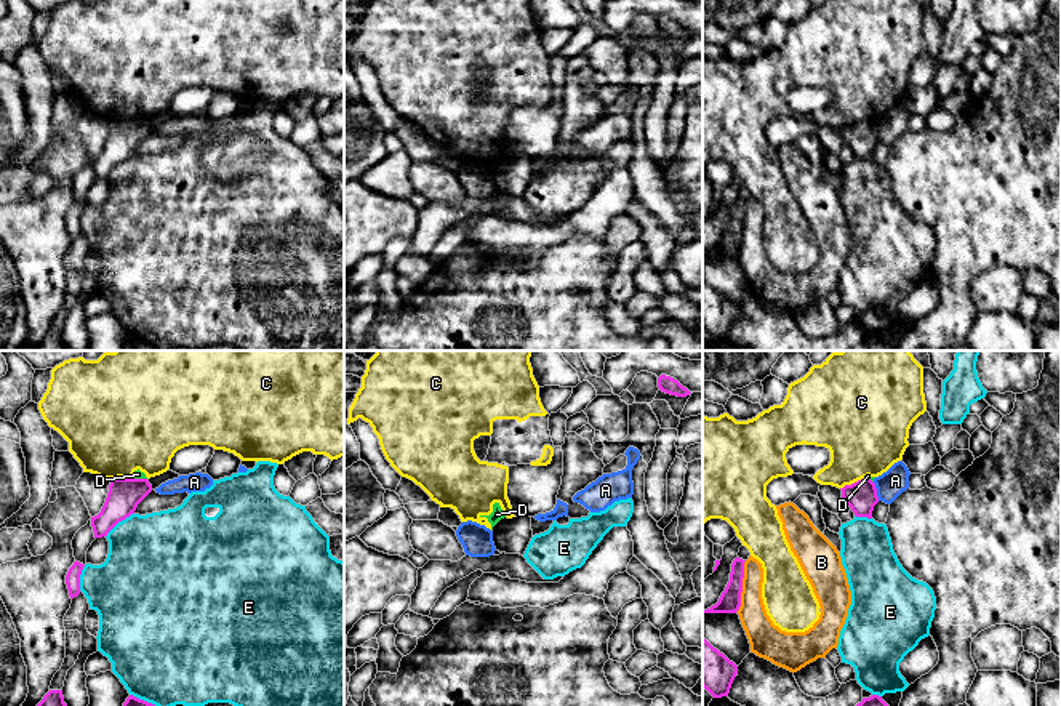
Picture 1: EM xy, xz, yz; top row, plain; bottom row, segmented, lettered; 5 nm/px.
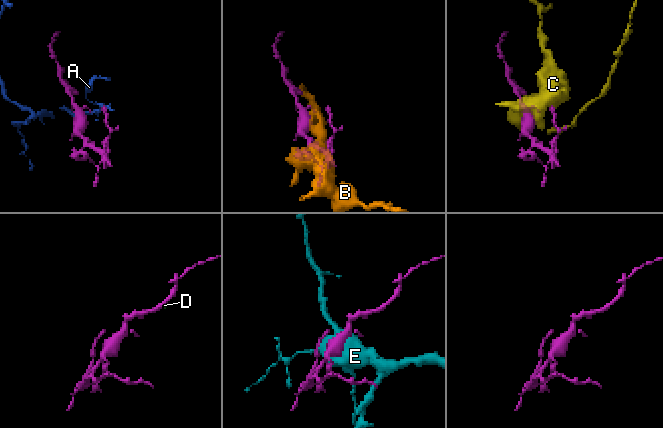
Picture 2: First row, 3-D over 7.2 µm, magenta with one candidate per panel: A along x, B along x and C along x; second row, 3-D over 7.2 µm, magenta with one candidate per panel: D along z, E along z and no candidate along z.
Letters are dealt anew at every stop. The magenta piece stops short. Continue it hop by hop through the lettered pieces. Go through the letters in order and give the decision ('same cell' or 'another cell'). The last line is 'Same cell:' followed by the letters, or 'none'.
A: another cell
B: another cell
C: another cell
D: another cell
E: another cell
Same cell: none

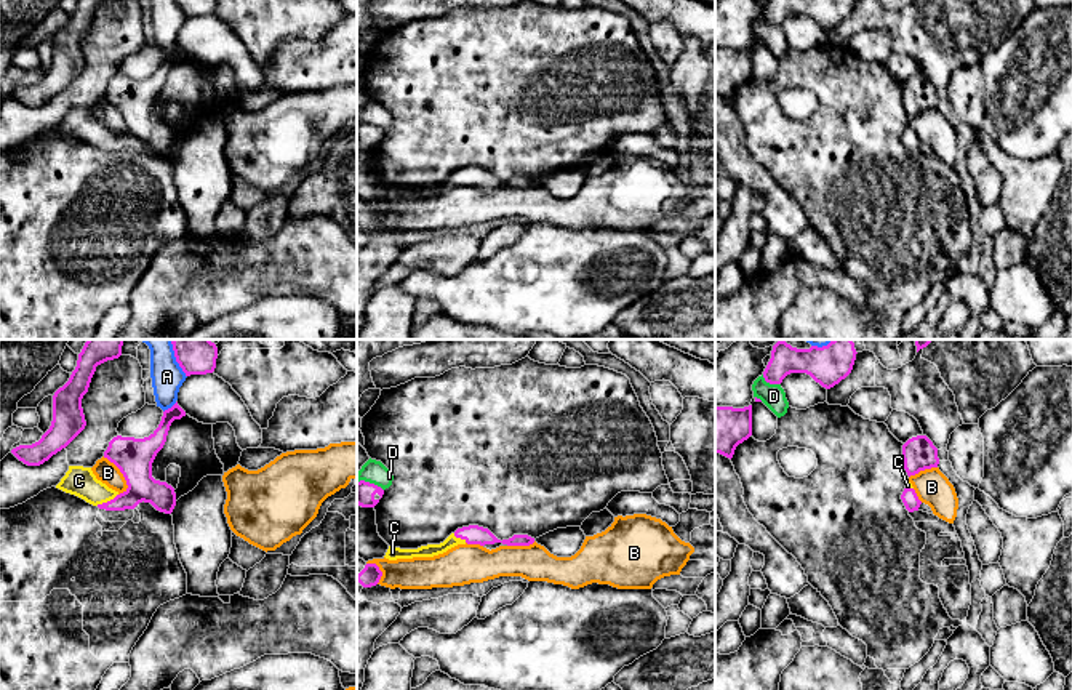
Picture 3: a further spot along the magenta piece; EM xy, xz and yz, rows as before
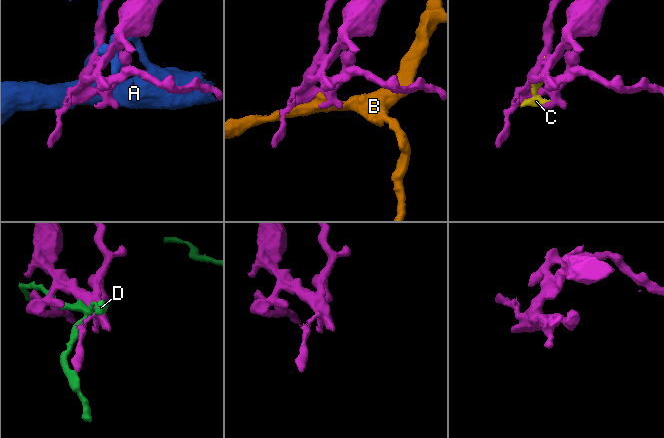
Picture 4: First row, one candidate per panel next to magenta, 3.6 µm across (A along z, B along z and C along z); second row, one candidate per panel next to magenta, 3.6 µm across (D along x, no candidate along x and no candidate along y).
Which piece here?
A: another cell
B: another cell
C: same cell
D: another cell
Same cell: C

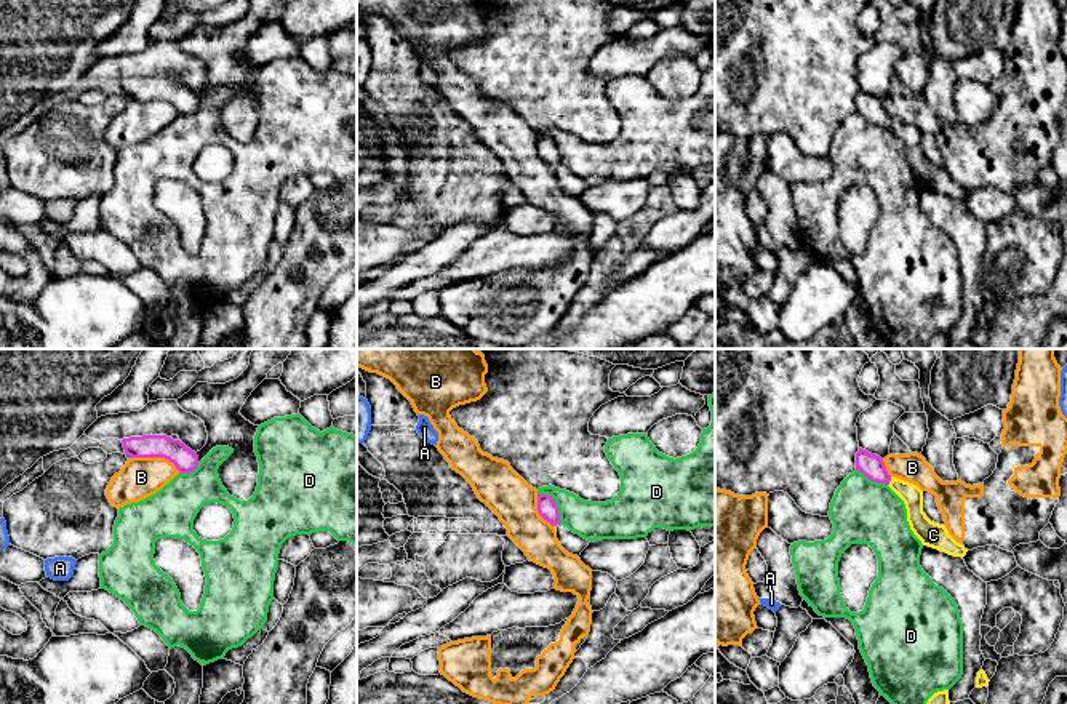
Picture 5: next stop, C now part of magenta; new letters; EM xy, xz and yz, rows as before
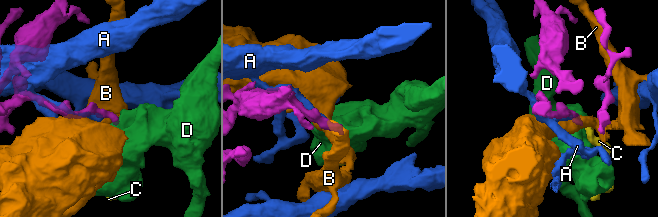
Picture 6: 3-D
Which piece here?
A: another cell
B: another cell
C: same cell
D: another cell
Same cell: C

